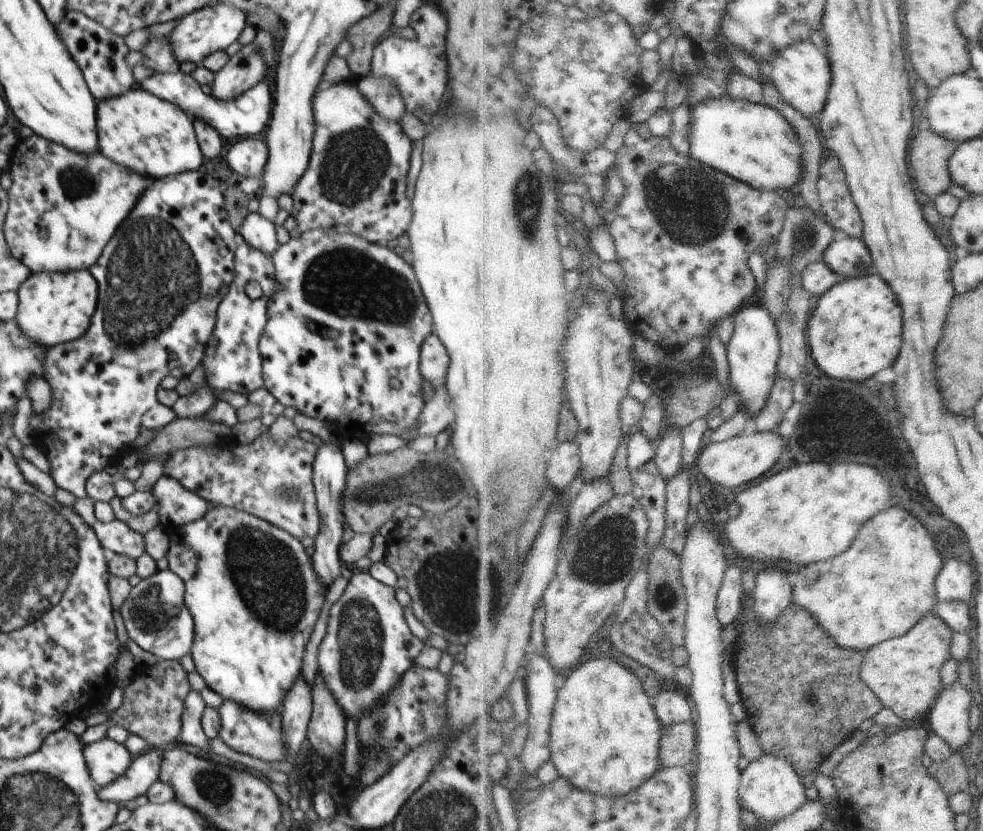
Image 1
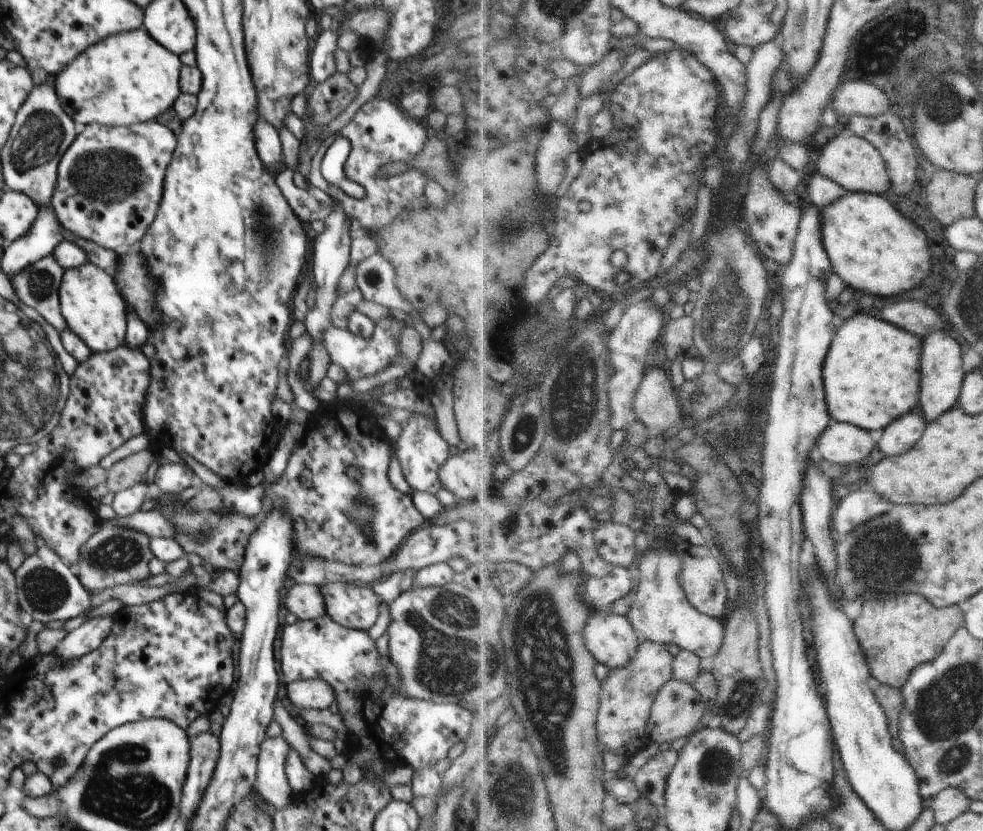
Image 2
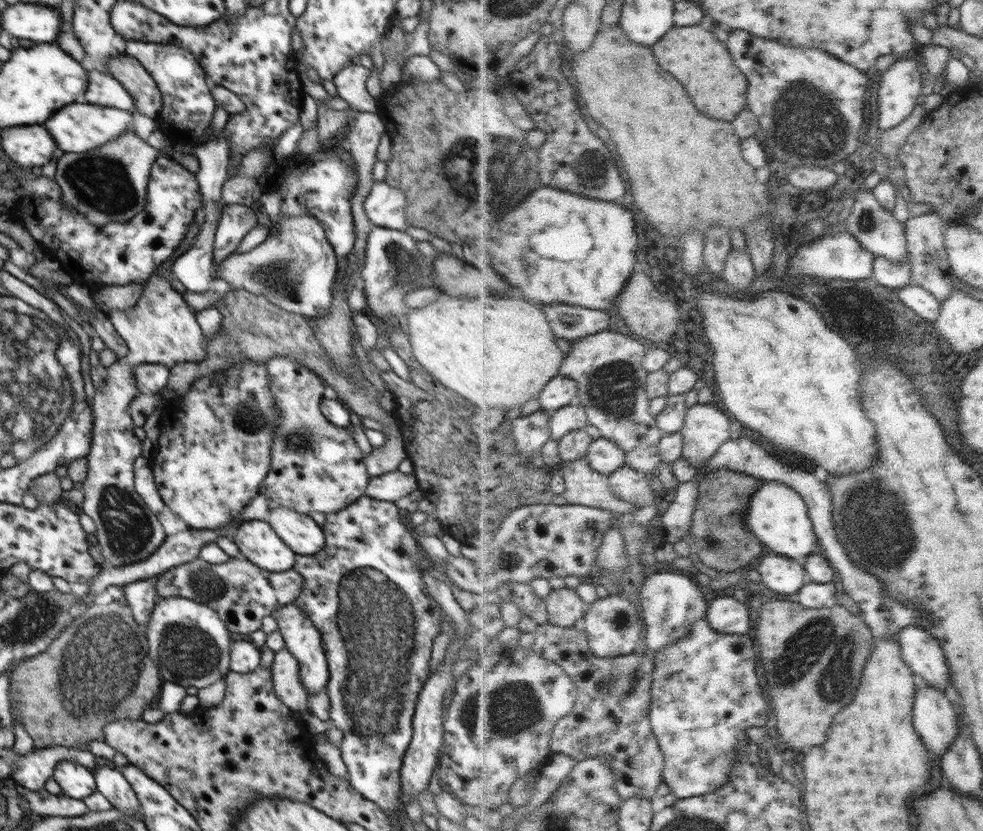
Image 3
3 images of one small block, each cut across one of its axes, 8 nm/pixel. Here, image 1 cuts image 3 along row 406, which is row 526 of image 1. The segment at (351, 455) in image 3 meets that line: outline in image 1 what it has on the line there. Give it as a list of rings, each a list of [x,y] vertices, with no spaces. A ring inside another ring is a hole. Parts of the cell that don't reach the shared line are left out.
[[[265,429],[250,444],[228,444],[222,448],[216,445],[190,447],[186,450],[168,454],[165,459],[164,476],[180,482],[186,490],[198,494],[210,506],[236,508],[252,514],[272,524],[290,536],[298,538],[315,538],[319,534],[321,519],[317,510],[317,500],[312,484],[312,464],[318,454],[318,446],[314,442],[306,442],[300,436],[292,436],[288,440],[272,440]]]

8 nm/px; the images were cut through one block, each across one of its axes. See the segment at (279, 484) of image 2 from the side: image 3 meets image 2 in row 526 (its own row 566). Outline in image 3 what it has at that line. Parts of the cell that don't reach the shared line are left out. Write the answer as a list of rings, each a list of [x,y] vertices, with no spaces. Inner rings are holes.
[[[365,494],[357,498],[352,504],[342,507],[342,510],[326,513],[325,523],[321,527],[325,534],[325,546],[322,552],[315,555],[297,555],[296,557],[293,569],[304,577],[305,584],[294,603],[310,617],[322,635],[330,673],[326,686],[331,700],[330,718],[333,720],[334,726],[344,734],[344,740],[339,750],[342,752],[342,760],[347,768],[350,786],[363,794],[366,800],[374,802],[386,814],[398,813],[402,791],[402,786],[400,786],[402,762],[408,747],[410,747],[410,742],[412,742],[415,703],[431,672],[432,642],[441,632],[441,614],[431,606],[428,593],[424,588],[423,571],[420,569],[423,562],[423,552],[415,540],[412,528],[404,521],[399,503],[379,501]]]

